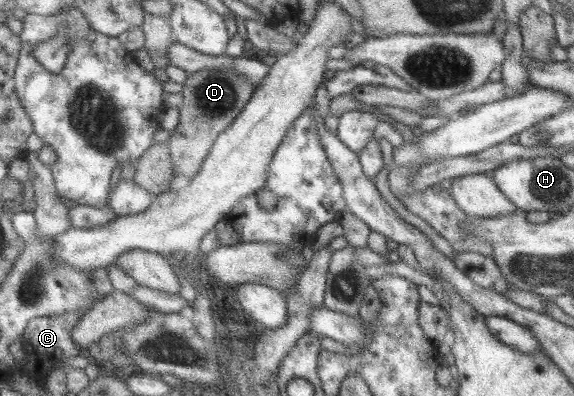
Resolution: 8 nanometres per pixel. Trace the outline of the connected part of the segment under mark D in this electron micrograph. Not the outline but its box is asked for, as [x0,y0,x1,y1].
[169,68,256,181]

